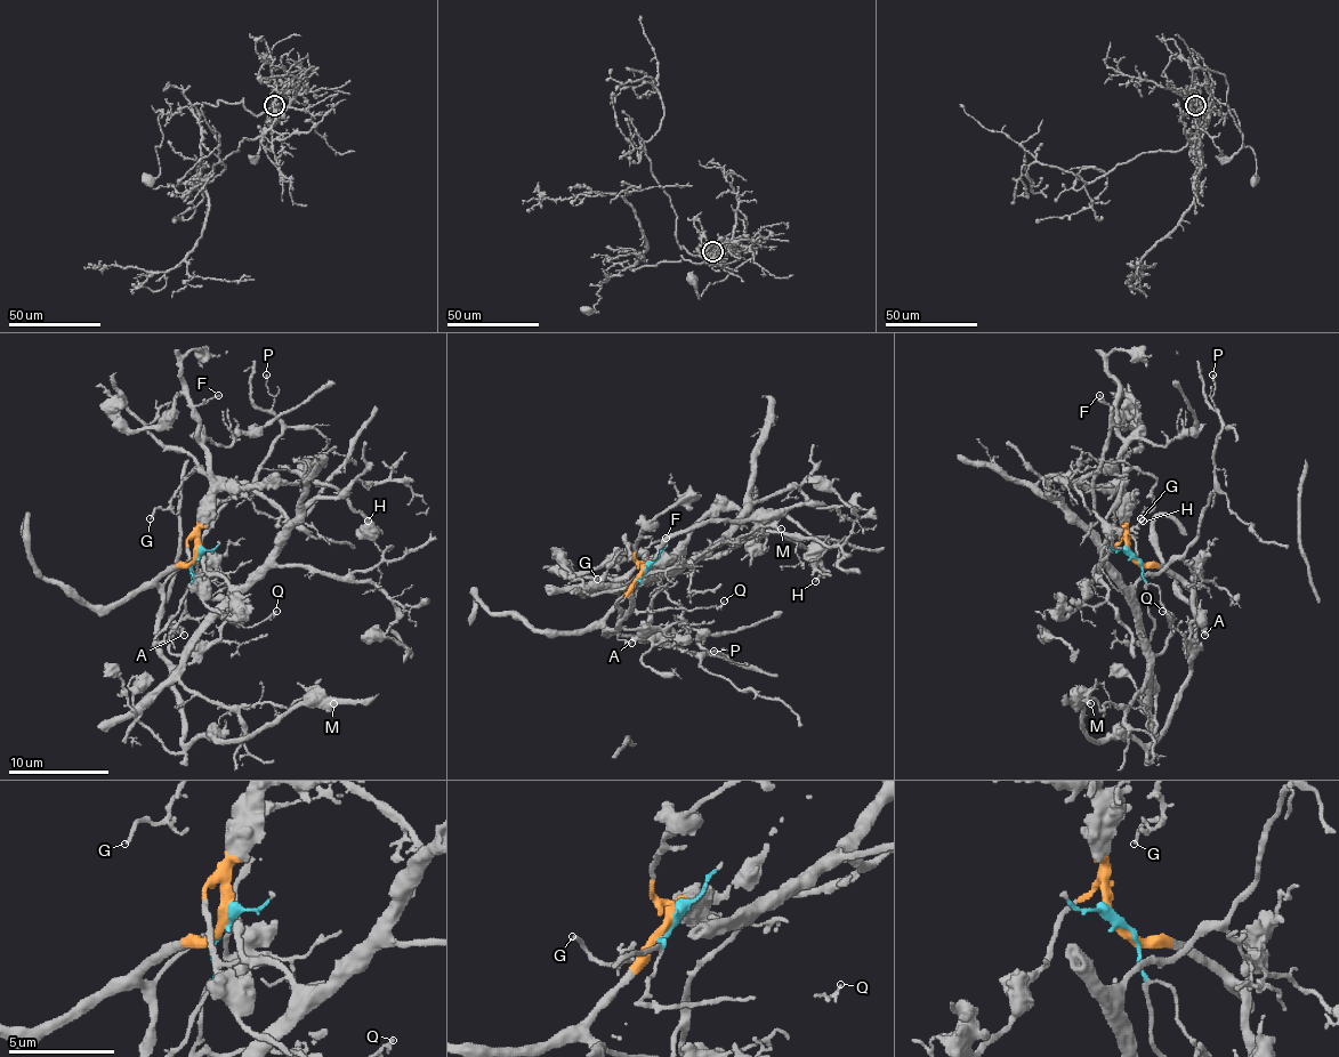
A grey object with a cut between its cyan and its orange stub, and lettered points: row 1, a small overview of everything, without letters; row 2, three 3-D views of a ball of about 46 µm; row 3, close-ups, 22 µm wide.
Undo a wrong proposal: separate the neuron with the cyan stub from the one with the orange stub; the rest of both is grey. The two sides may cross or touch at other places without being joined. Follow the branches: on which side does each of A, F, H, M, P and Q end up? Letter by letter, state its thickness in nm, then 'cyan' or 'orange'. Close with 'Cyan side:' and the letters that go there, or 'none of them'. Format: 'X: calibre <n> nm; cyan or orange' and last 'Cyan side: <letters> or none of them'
A: calibre 400 nm; cyan
F: calibre 130 nm; orange
H: calibre 150 nm; orange
M: calibre 220 nm; cyan
P: calibre 120 nm; cyan
Q: calibre 160 nm; cyan
Cyan side: A, M, P, Q

